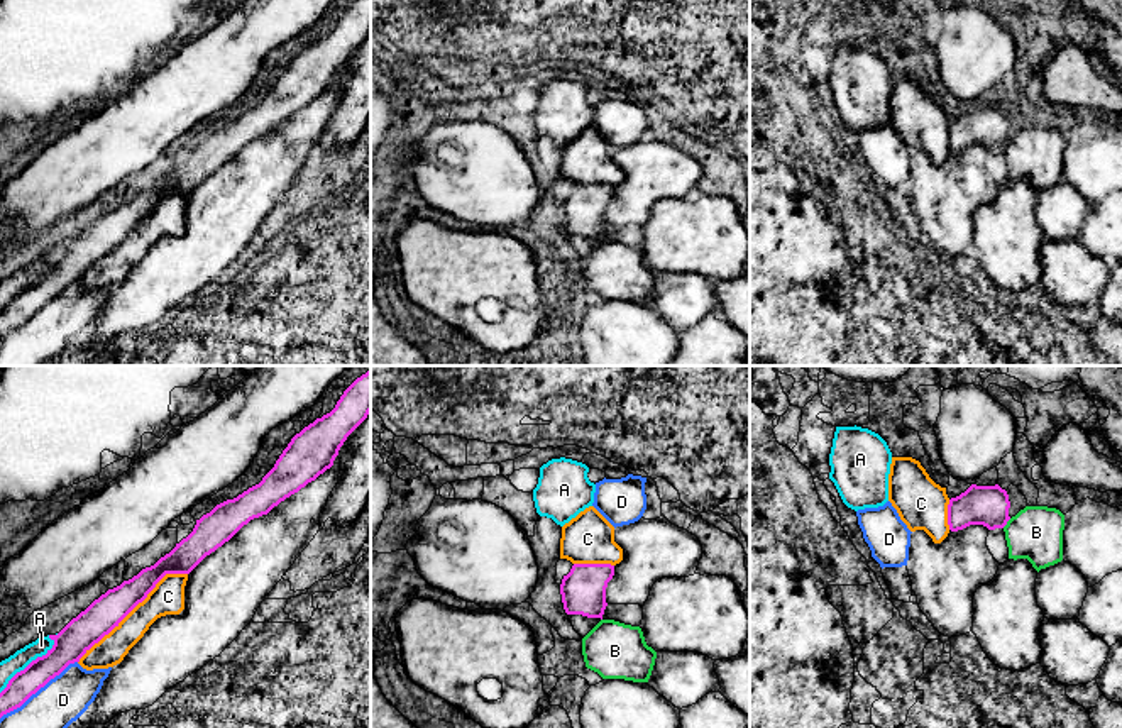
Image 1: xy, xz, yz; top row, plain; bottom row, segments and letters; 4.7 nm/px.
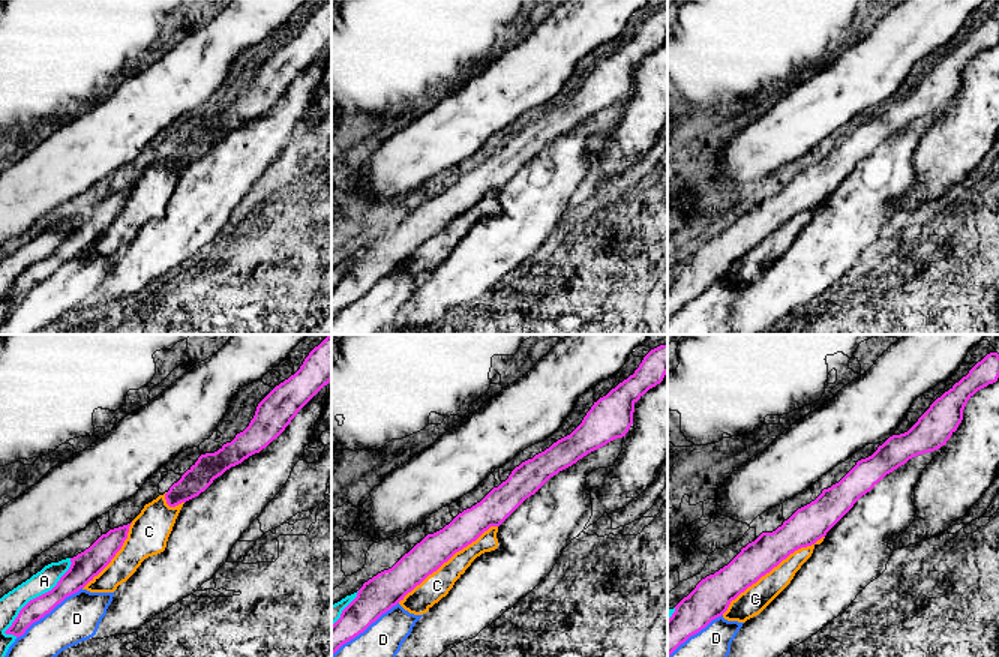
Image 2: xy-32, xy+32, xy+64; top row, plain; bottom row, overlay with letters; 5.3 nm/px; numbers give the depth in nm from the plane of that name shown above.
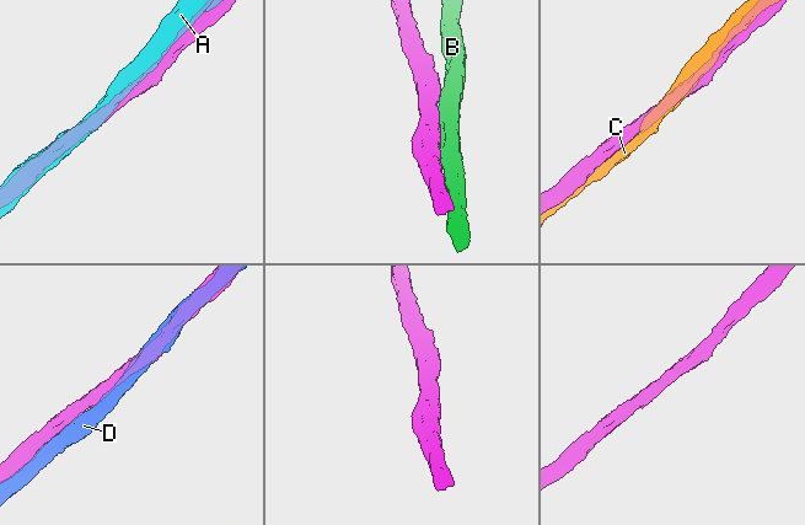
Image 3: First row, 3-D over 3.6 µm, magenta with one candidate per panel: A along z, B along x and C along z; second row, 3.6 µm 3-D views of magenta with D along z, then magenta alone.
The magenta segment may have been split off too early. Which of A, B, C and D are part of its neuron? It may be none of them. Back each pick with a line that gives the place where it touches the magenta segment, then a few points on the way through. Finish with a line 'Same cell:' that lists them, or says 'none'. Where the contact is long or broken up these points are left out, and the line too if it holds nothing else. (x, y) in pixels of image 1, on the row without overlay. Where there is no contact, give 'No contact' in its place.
Same cell: none

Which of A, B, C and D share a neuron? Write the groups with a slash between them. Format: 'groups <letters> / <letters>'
groups A / B / C / D

